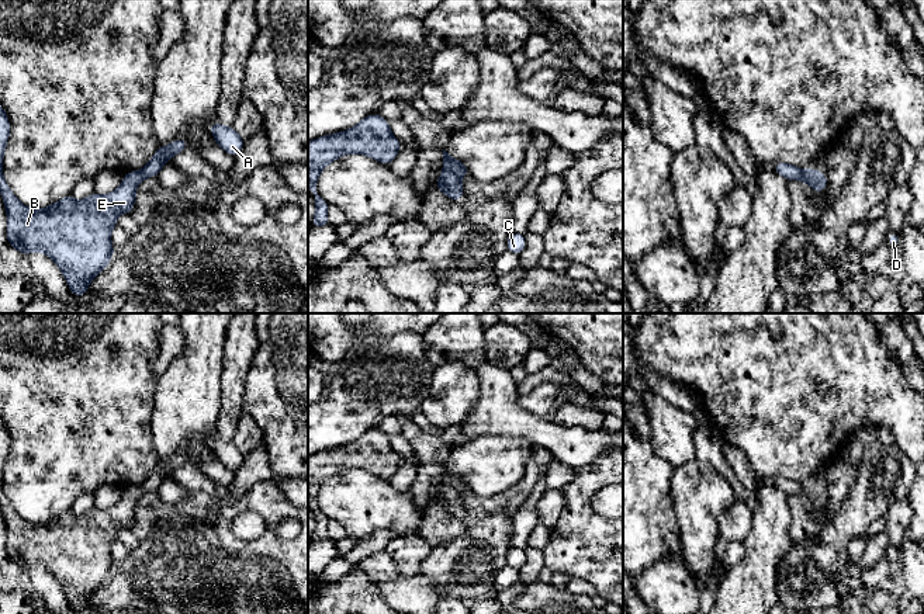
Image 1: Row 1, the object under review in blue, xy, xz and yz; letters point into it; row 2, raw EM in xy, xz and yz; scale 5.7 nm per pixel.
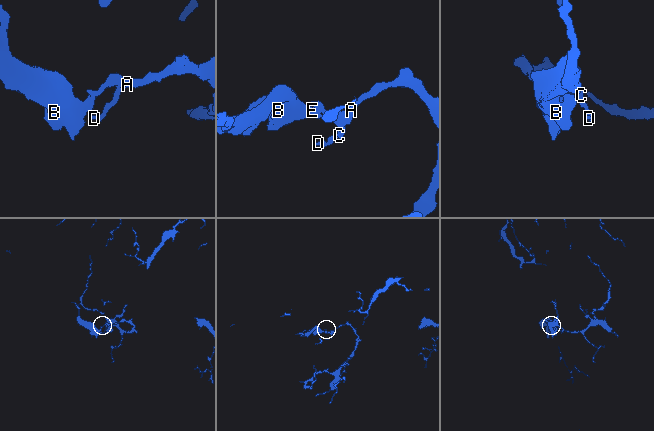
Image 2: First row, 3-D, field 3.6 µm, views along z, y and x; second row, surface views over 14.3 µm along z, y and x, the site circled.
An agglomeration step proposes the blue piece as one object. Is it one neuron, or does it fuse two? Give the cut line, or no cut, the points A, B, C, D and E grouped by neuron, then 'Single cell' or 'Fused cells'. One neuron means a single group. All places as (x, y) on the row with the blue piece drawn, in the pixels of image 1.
Split along xz (445, 169), (459, 179). Groups: A C D / B E. Fused cells

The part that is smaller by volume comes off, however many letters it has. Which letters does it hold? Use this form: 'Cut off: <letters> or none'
Cut off: B, E

